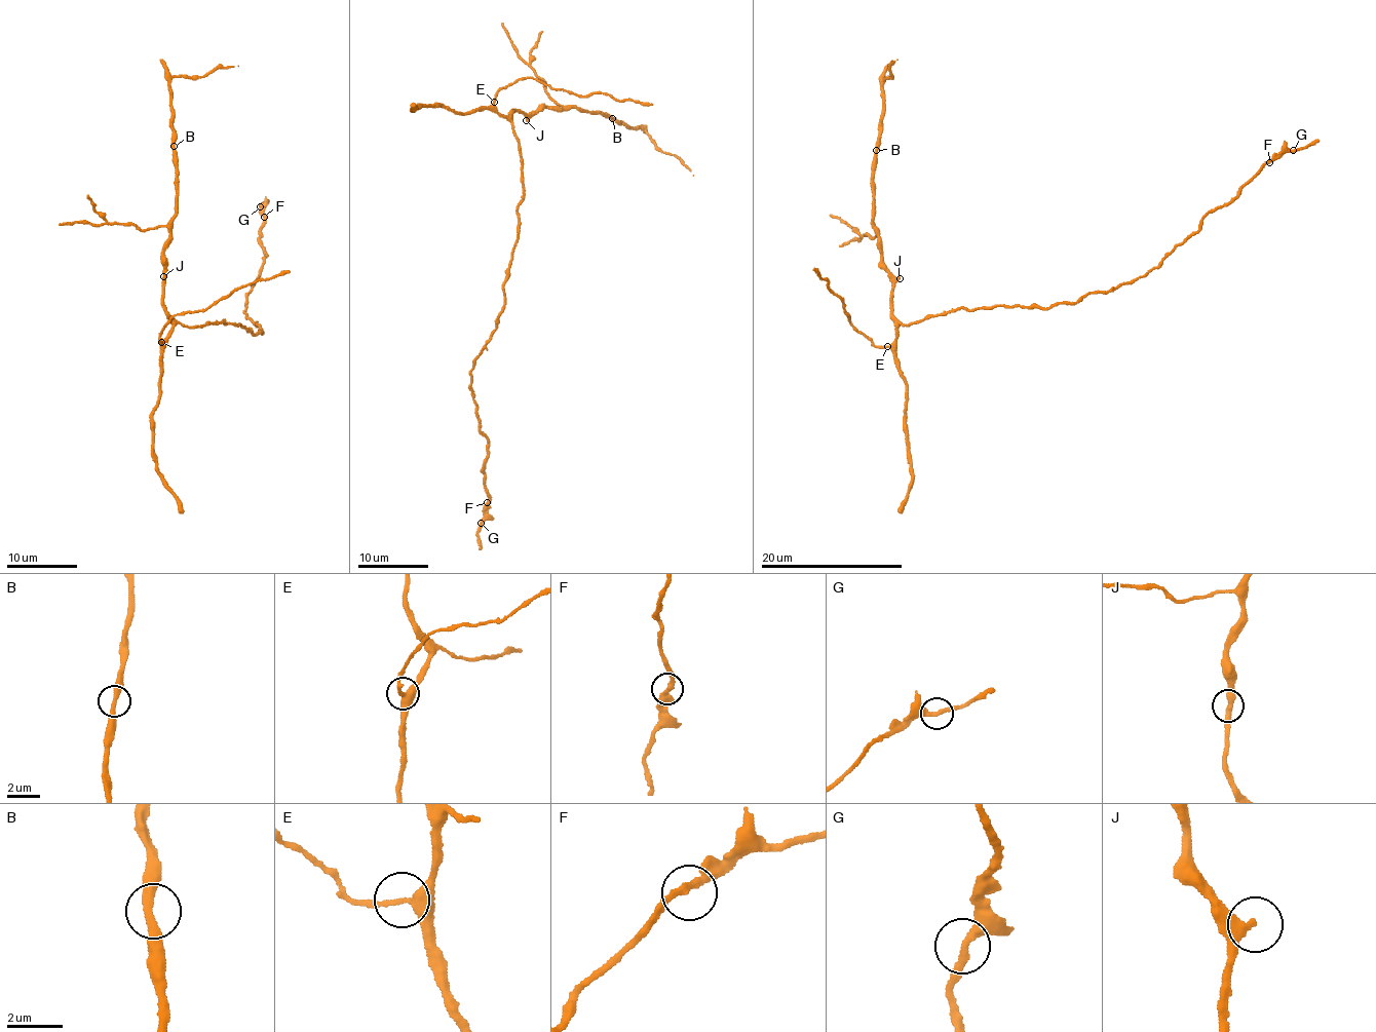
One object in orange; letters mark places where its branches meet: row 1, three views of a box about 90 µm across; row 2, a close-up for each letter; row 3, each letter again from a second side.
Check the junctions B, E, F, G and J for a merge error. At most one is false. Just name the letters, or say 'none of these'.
none of these

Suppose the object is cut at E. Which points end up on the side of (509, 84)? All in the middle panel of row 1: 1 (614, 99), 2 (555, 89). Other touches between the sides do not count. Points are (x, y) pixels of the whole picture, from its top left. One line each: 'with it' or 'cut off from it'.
1: with it
2: with it

